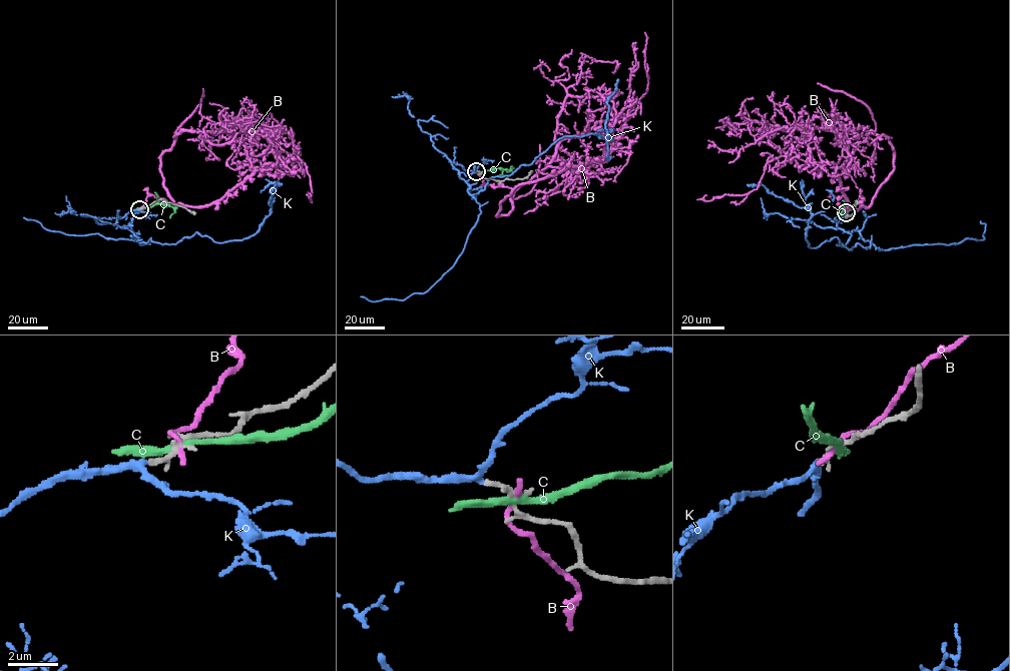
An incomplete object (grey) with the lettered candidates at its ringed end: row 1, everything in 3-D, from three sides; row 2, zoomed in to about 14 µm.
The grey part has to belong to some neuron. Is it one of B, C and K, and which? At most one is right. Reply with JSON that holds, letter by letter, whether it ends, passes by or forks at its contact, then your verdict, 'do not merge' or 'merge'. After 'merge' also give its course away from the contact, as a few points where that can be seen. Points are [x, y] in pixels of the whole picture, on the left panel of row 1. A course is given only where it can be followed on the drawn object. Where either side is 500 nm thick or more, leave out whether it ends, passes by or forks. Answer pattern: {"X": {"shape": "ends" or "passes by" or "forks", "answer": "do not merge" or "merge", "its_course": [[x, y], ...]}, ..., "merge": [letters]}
{"B": {"shape": "passes by", "answer": "do not merge"}, "C": {"shape": "passes by", "answer": "do not merge"}, "K": {"shape": "passes by", "answer": "merge", "its_course": [[139, 209], [115, 223], [141, 241], [175, 244], [196, 232], [242, 240], [282, 184]]}, "merge": ["K"]}

